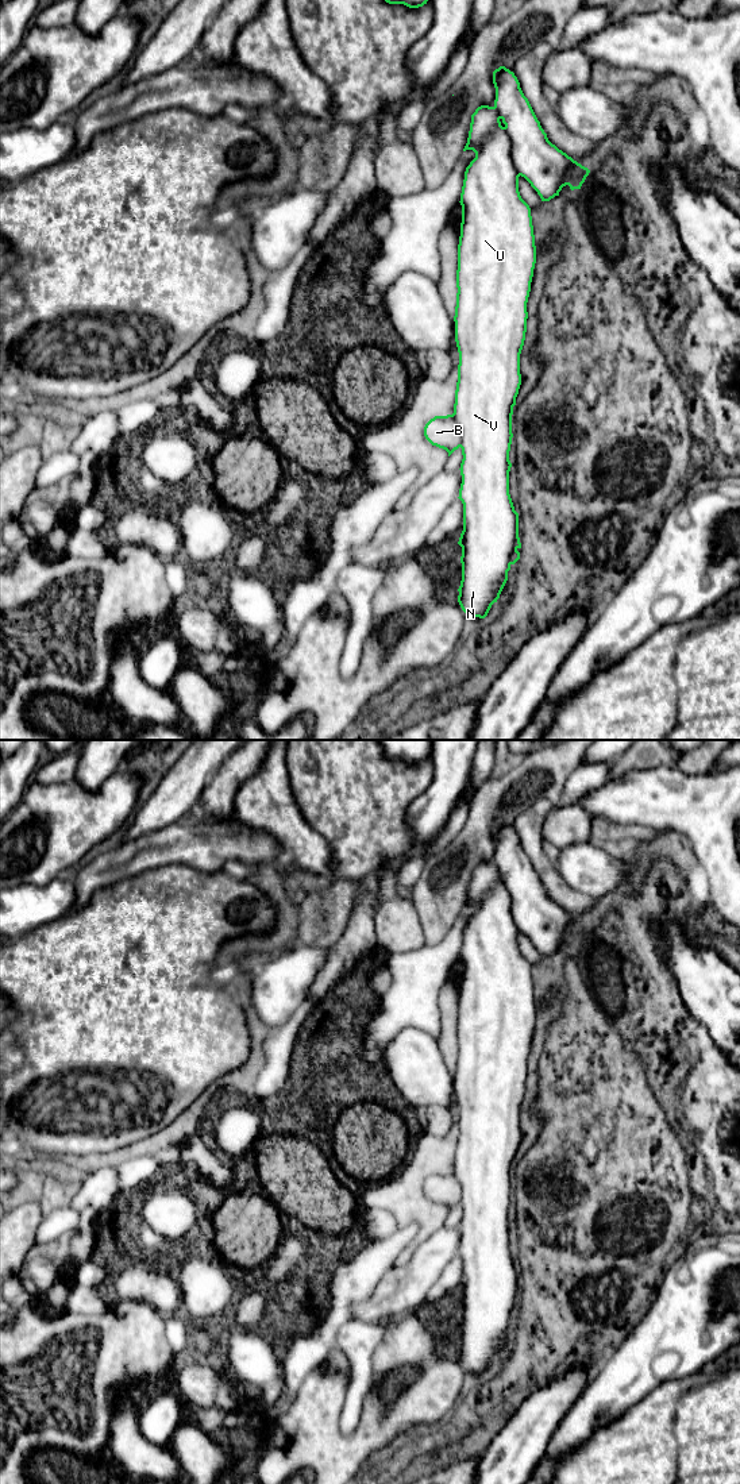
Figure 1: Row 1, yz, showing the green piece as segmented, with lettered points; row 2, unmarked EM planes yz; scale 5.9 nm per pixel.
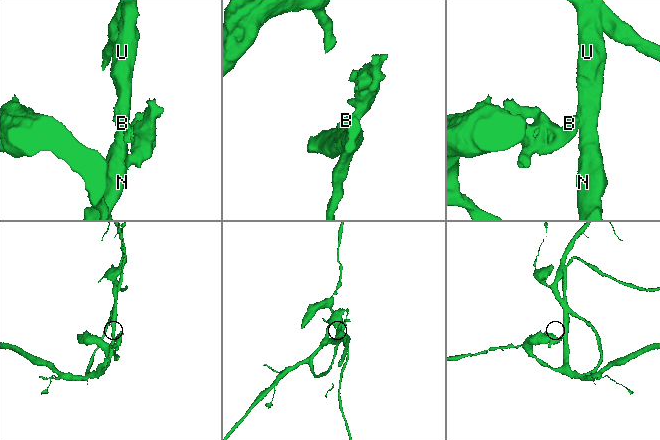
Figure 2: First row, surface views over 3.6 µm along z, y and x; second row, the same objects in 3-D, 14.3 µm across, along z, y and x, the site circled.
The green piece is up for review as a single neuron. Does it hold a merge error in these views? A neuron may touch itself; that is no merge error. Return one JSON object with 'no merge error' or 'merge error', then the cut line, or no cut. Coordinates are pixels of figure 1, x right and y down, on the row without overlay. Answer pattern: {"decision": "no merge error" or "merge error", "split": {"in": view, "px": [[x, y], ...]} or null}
{"decision": "merge error", "split": {"in": "yz", "px": [[451, 1171], [459, 1186], [461, 1202]]}}

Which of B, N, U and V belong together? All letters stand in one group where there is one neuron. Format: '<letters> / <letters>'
B / N U V

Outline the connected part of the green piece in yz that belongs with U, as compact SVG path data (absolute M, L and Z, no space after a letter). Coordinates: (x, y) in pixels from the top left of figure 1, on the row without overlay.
M500 822L493 828L493 840L496 844L496 856L494 862L481 862L475 866L471 871L470 887L467 899L463 905L473 906L475 909L475 914L470 918L465 928L465 936L460 949L460 961L462 961L462 979L460 979L460 992L458 1001L458 1026L456 1026L456 1063L455 1063L455 1098L459 1109L459 1121L458 1121L458 1138L455 1146L455 1160L454 1160L454 1169L452 1173L456 1176L459 1186L460 1186L460 1204L462 1204L462 1219L460 1219L460 1231L462 1240L459 1245L459 1256L463 1260L463 1287L460 1290L458 1300L462 1303L462 1337L458 1345L458 1358L462 1367L466 1369L467 1373L479 1373L485 1375L494 1358L500 1354L500 1350L508 1337L508 1327L510 1322L514 1321L520 1315L520 1308L517 1307L521 1304L520 1294L519 1294L519 1269L514 1267L510 1250L509 1250L509 1227L512 1219L509 1217L509 1207L512 1200L512 1171L513 1163L516 1161L516 1153L519 1150L519 1145L521 1141L521 1130L520 1130L520 1110L525 1096L527 1088L527 1059L531 1048L531 1038L533 1033L533 1025L536 1019L536 1002L535 1002L535 991L533 991L533 982L532 982L532 972L529 961L521 955L519 948L519 933L524 933L531 943L537 948L541 957L550 957L555 952L559 952L559 948L563 943L569 941L571 947L581 945L582 940L585 938L586 933L589 932L590 926L566 909L559 906L555 901L552 901L547 890L540 882L528 855L524 852L520 839L513 828L506 825L505 822Z

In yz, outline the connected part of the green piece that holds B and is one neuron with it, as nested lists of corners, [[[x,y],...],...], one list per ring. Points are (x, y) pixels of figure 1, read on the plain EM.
[[[452,1171],[435,1172],[424,1183],[425,1195],[448,1209],[448,1213],[460,1203],[460,1186]]]

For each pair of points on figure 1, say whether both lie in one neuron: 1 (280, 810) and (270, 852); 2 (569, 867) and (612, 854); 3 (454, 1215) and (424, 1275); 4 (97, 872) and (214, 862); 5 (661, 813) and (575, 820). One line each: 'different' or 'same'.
1: same
2: same
3: different
4: same
5: different

